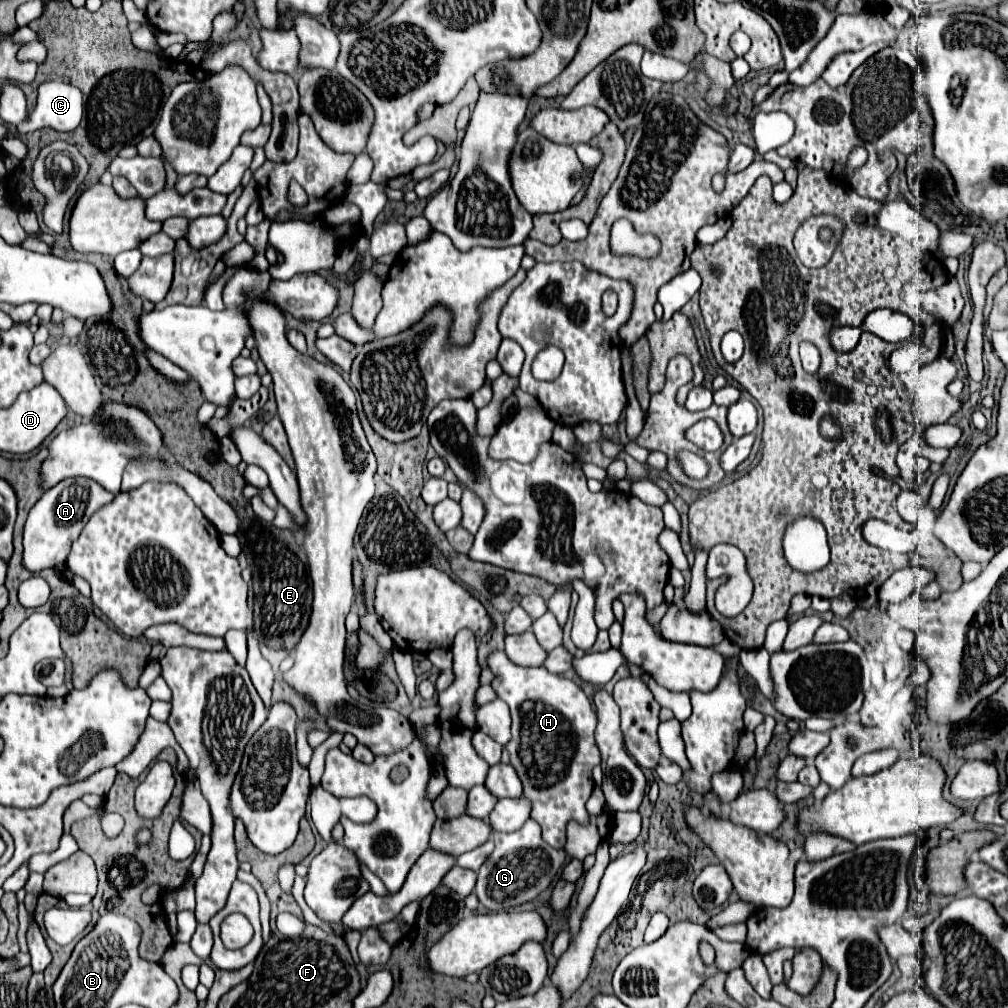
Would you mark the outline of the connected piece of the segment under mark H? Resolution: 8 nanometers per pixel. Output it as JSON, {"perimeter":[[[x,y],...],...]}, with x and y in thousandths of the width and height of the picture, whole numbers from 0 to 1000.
{"perimeter":[[[499,646],[485,648],[483,662],[489,668],[487,682],[491,684],[493,691],[497,691],[507,703],[507,733],[499,743],[505,745],[505,757],[509,759],[519,777],[519,791],[527,797],[527,813],[537,818],[539,834],[551,842],[557,842],[561,834],[563,814],[582,814],[584,807],[580,803],[580,797],[588,785],[586,763],[596,757],[594,743],[588,731],[592,719],[588,699],[584,691],[578,688],[578,684],[566,674],[543,668],[543,664],[539,662],[515,662],[509,656],[505,656],[505,652]]]}

